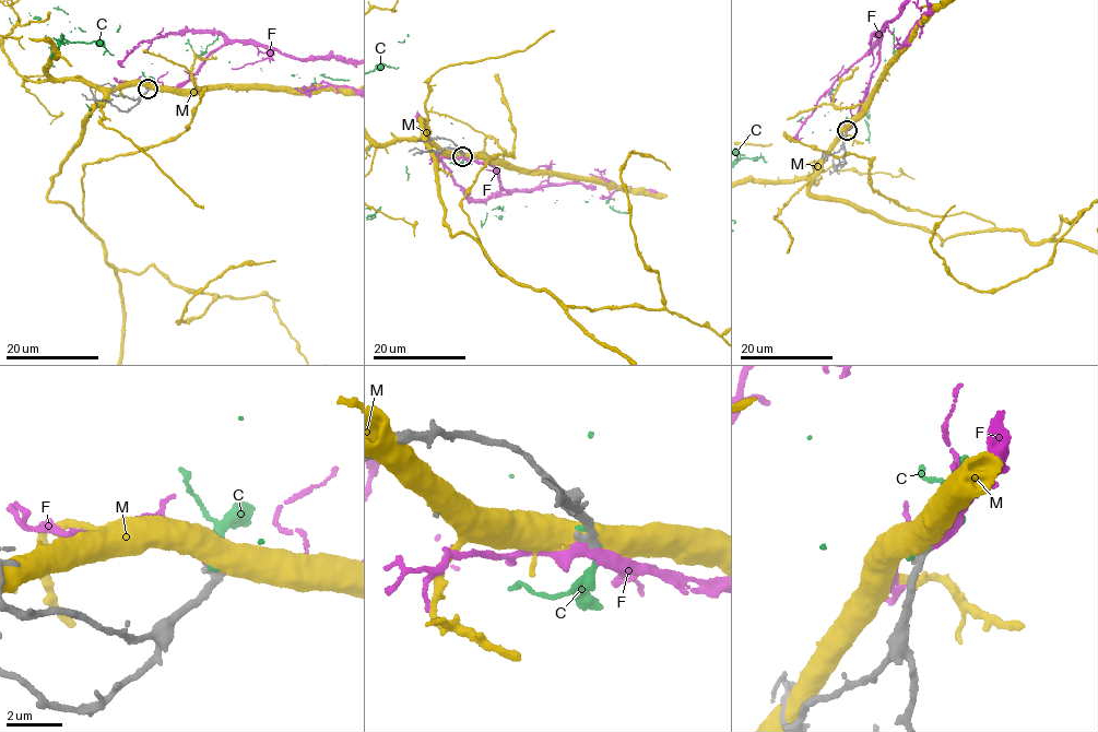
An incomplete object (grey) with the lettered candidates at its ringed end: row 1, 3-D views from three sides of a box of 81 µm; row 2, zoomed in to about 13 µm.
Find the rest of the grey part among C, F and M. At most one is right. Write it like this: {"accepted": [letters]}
{"accepted": ["F"]}

